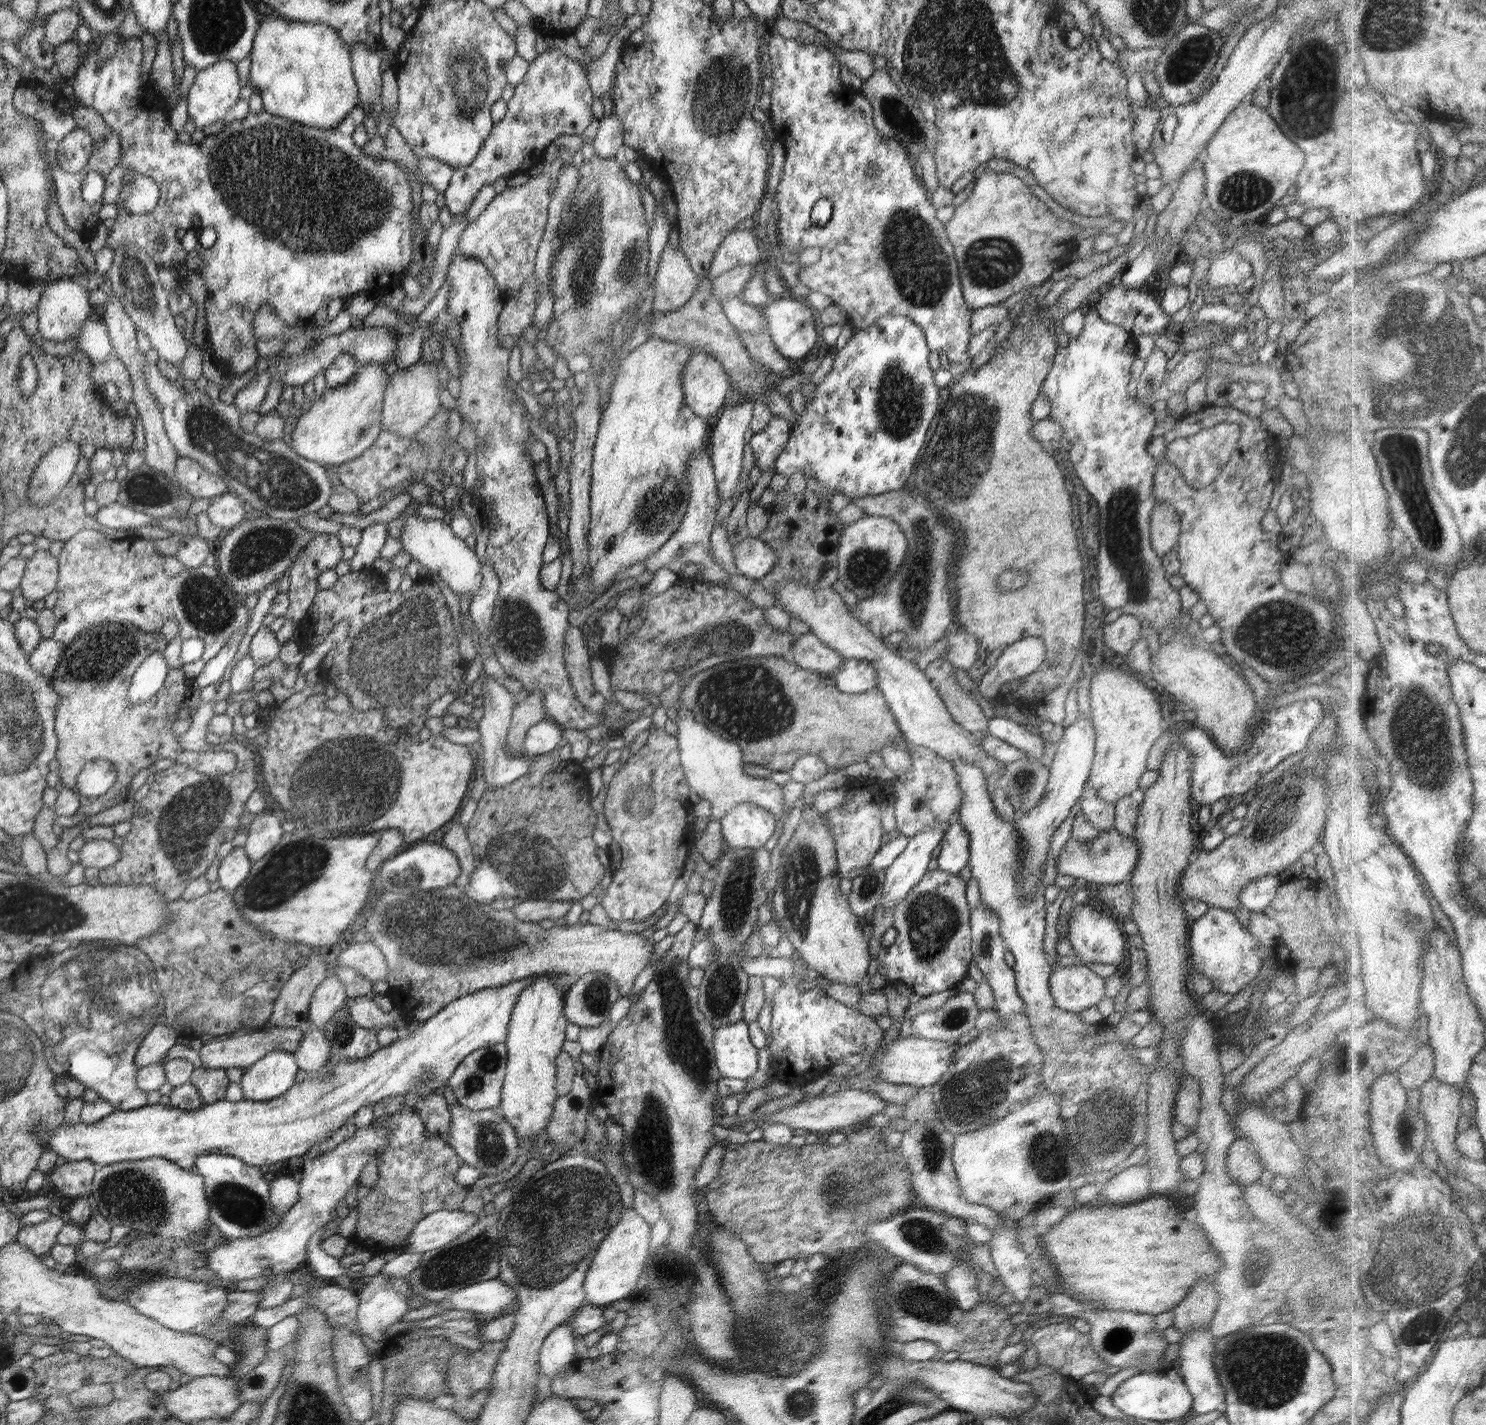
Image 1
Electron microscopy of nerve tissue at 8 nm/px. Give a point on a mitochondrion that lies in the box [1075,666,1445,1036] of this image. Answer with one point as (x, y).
(1280, 819)

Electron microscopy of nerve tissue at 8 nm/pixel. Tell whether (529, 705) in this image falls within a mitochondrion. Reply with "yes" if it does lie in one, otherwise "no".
no

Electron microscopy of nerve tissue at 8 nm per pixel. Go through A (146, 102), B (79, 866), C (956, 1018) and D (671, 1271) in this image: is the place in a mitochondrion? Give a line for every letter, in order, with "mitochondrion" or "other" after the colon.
A: other
B: other
C: mitochondrion
D: other

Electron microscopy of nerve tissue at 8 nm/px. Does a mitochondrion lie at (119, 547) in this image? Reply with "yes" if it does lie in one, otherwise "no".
no

